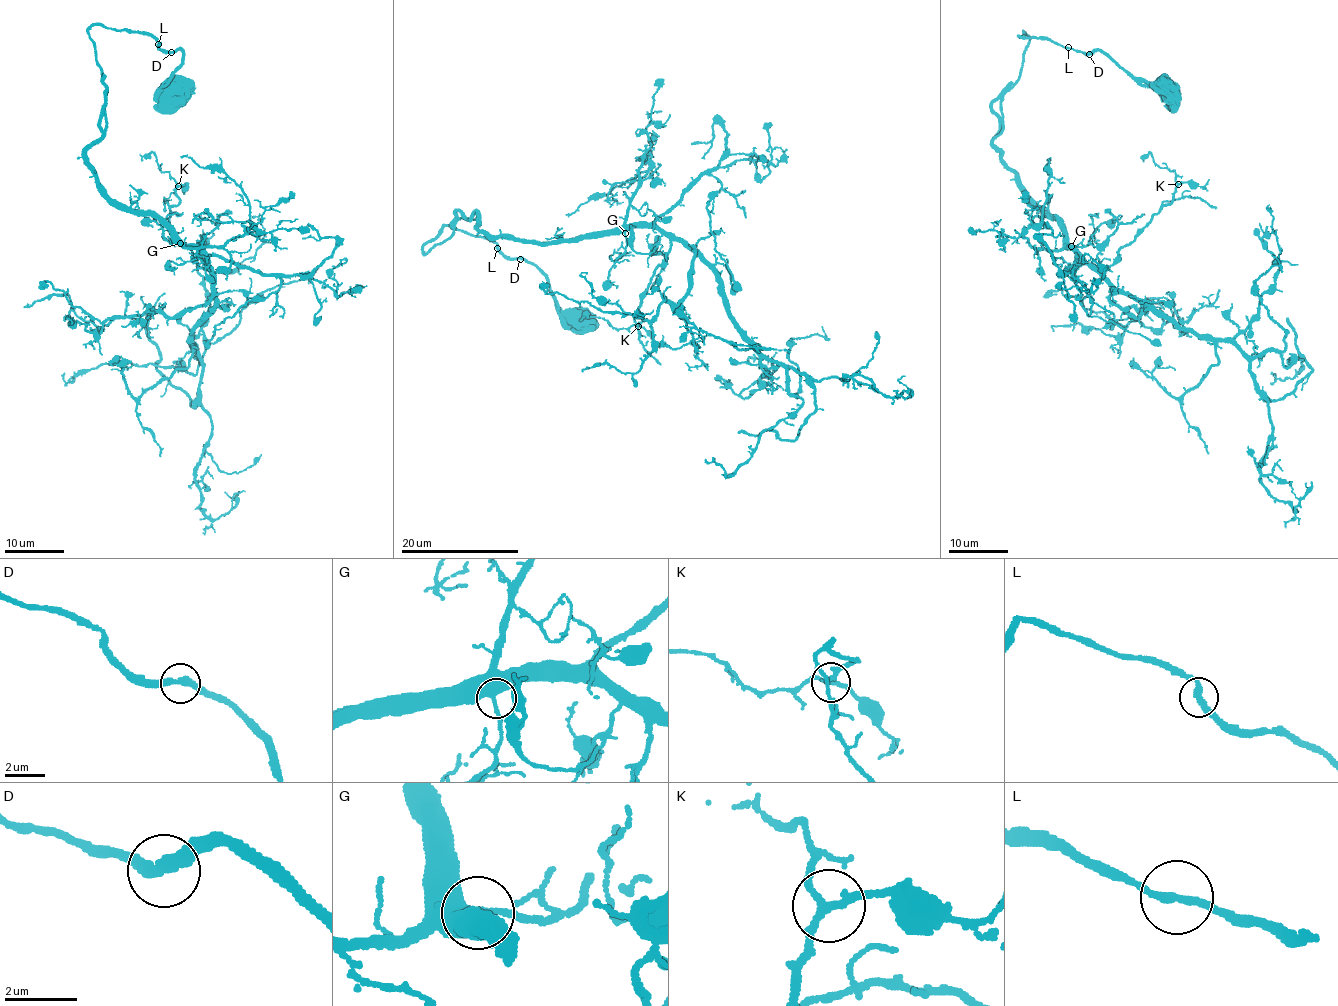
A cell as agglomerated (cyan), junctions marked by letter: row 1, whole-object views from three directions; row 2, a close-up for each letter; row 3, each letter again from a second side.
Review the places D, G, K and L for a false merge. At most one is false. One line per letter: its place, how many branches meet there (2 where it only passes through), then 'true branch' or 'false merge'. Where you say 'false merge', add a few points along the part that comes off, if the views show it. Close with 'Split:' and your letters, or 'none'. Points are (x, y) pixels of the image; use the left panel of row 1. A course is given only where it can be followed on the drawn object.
D: at (171, 52); 2 branches meet; true branch
G: at (180, 243); 2 branches meet; true branch
K: at (178, 186); 3 branches meet; true branch
L: at (158, 44); 2 branches meet; true branch
Split: none

